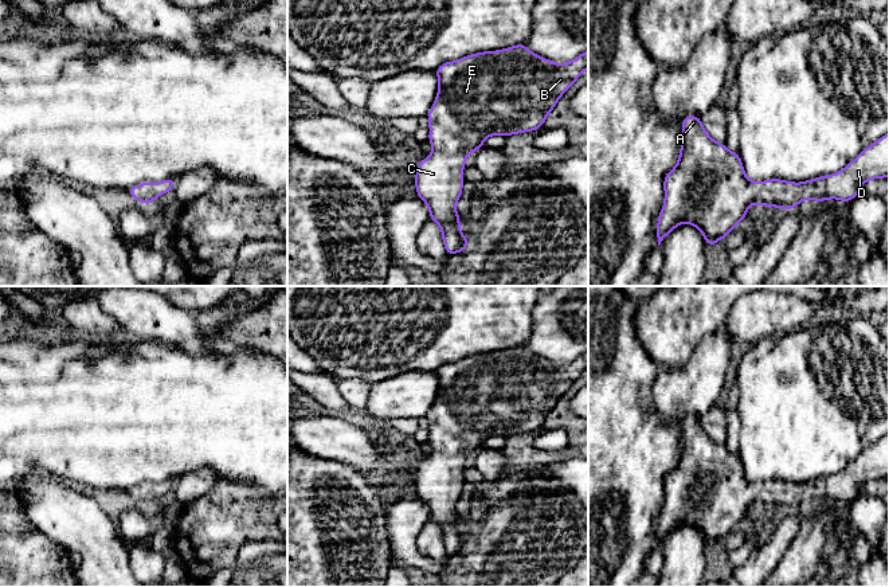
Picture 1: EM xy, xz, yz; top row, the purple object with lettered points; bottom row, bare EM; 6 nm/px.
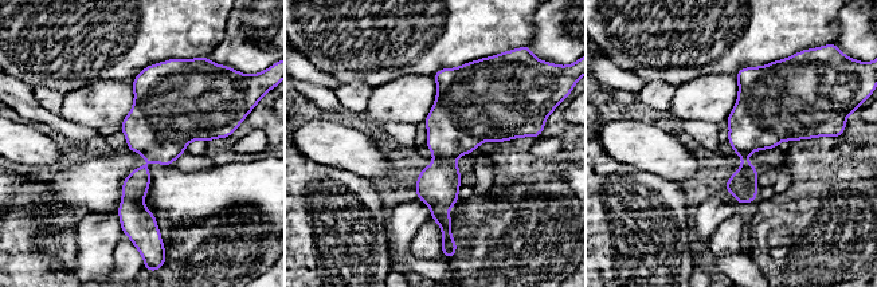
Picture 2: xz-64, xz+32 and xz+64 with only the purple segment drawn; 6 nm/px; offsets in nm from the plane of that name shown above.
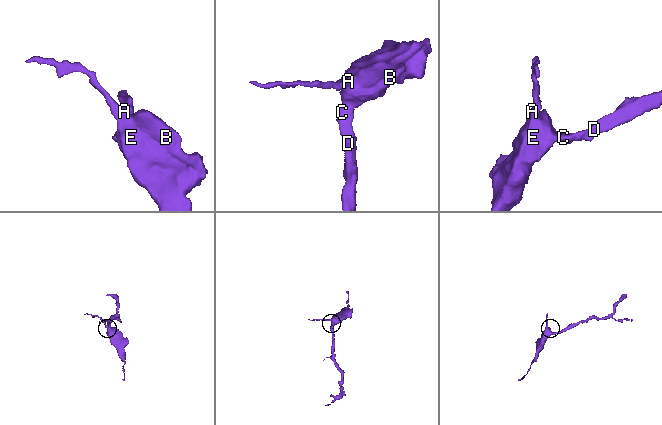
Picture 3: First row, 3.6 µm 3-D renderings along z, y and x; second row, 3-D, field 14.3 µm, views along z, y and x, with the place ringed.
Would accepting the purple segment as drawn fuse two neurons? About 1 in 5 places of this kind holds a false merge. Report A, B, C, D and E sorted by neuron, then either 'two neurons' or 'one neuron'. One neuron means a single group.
groups A B C D E; one neuron

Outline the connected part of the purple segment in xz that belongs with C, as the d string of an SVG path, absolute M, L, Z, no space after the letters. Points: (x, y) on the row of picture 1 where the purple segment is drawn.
M524 43L498 51L485 51L444 62L436 70L439 89L427 113L428 142L434 152L419 161L415 172L416 196L430 210L430 219L439 224L447 255L470 246L459 230L455 204L462 196L466 157L483 146L486 137L539 130L560 97L588 69L588 50L565 64L533 54Z

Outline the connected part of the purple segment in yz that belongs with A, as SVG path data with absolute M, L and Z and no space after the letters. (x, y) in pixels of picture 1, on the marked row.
M686 116L682 120L678 163L663 180L665 203L658 214L658 246L677 226L689 223L704 234L710 249L747 218L747 208L751 204L795 210L803 199L815 201L839 199L850 203L859 193L859 187L865 181L881 177L889 177L889 133L865 148L855 160L837 173L803 183L779 179L757 183L745 176L739 152L729 152L725 144L716 142L704 129L701 117Z

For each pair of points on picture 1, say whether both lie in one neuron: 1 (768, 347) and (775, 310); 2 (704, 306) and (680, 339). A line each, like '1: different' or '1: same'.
1: different
2: same

